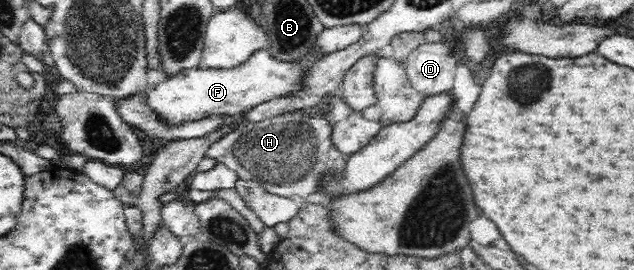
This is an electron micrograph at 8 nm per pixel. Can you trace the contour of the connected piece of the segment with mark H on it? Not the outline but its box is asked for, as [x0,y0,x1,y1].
[204,108,346,202]

